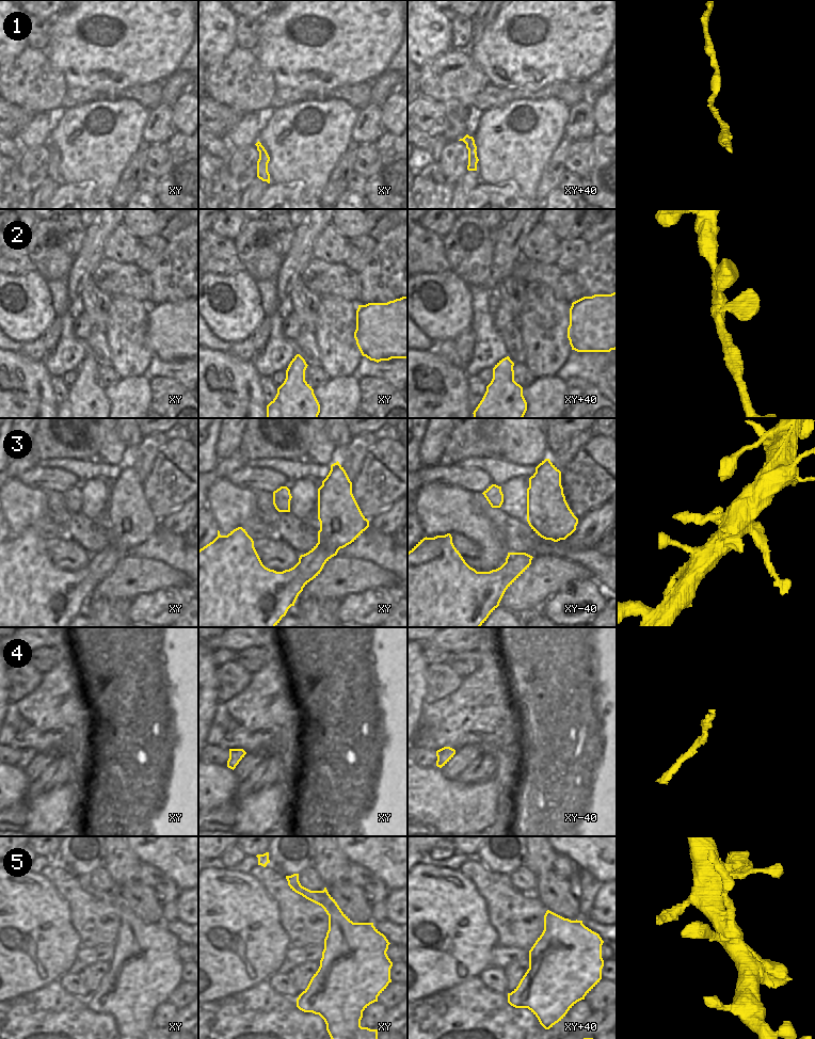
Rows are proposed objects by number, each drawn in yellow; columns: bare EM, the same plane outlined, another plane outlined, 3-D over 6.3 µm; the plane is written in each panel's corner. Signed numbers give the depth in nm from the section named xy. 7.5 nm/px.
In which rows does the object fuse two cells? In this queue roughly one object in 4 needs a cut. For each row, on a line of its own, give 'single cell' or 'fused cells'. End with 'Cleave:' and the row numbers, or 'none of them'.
1: single cell
2: single cell
3: single cell
4: single cell
5: single cell
Cleave: none of them

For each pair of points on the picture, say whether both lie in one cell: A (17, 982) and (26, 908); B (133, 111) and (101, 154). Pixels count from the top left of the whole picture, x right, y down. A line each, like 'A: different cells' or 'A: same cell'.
A: same cell
B: same cell

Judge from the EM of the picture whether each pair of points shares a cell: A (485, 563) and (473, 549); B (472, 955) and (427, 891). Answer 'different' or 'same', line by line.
A: different
B: same

